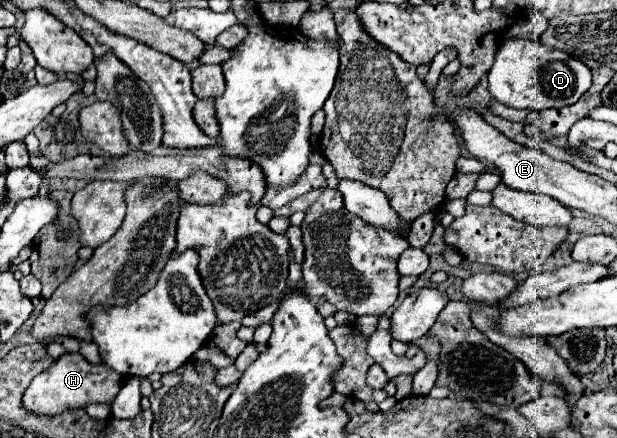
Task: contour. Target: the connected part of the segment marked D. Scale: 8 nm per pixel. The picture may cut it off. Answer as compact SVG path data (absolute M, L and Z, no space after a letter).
M507 38L497 50L487 78L489 92L495 100L509 108L531 108L535 112L571 106L591 88L591 70L581 60L547 48L533 38Z

